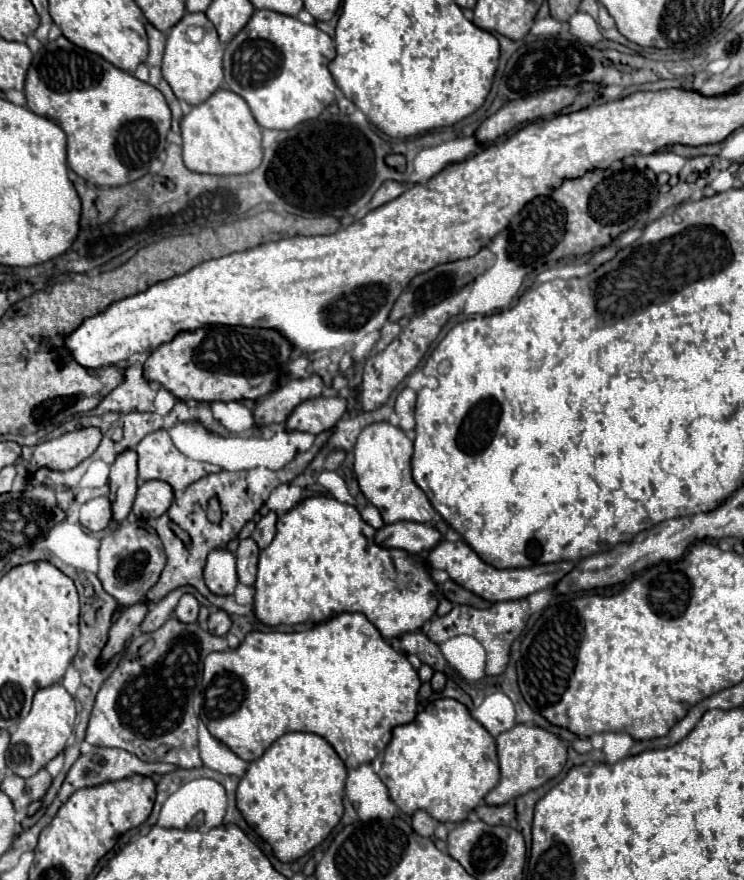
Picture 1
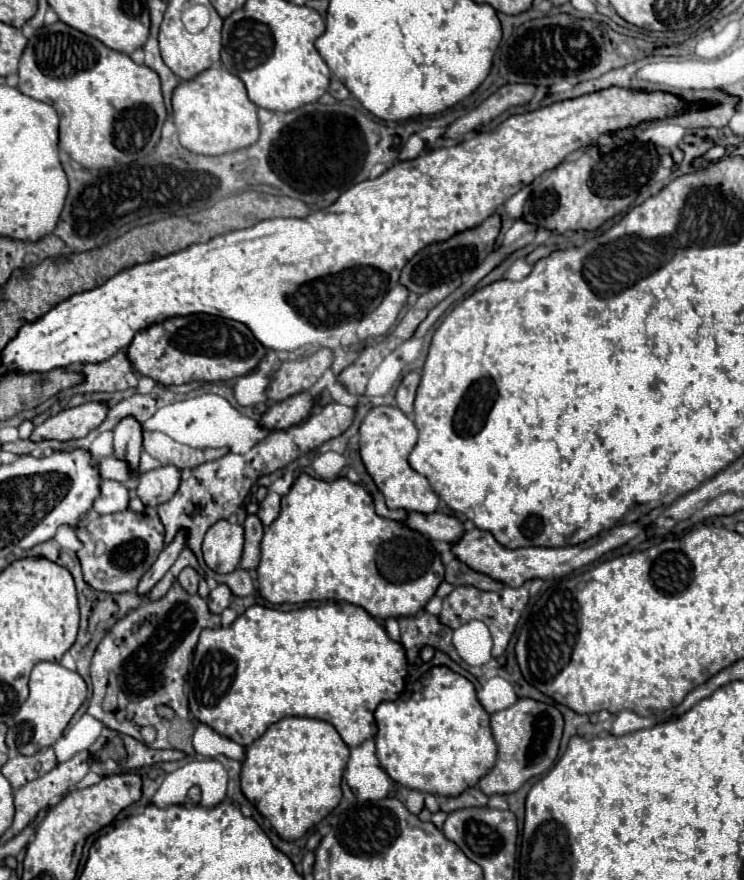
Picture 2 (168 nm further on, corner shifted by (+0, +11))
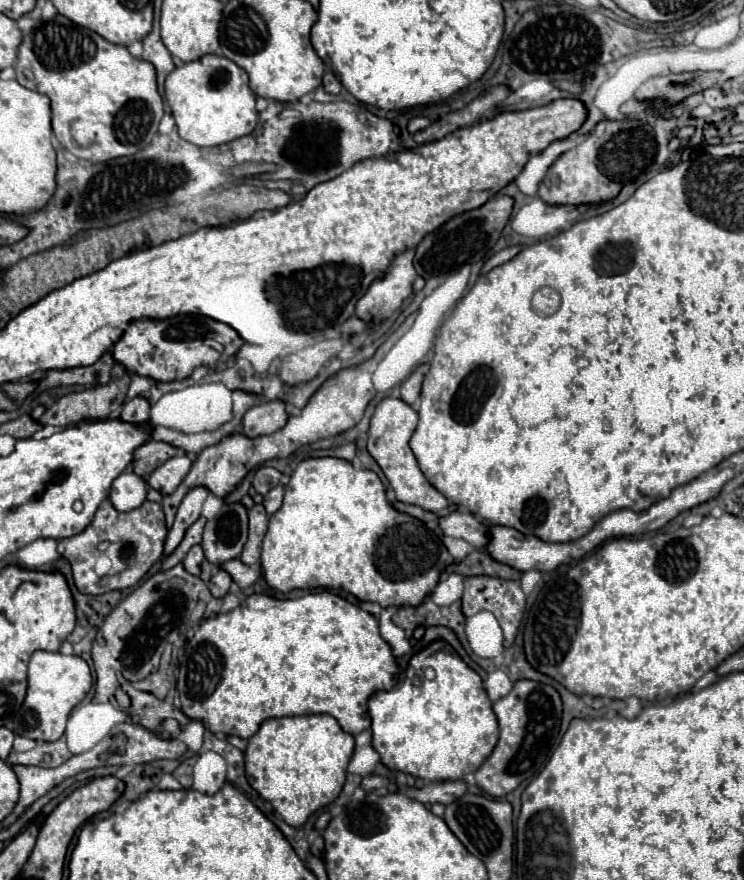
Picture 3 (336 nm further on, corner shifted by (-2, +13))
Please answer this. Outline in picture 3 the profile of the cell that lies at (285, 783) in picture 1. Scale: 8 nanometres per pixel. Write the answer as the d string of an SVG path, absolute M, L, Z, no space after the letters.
M331 715L267 719L249 739L245 751L245 775L251 787L263 799L271 801L291 827L299 827L311 813L337 799L345 785L353 747L353 735L345 733Z

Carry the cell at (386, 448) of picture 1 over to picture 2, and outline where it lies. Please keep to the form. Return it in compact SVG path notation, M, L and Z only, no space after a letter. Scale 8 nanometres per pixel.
M389 405L373 407L363 419L359 427L359 435L361 435L359 453L363 465L369 477L373 479L373 483L377 485L377 489L383 493L389 509L405 509L405 511L419 511L419 513L437 511L439 497L429 487L429 481L417 471L413 471L407 463L407 457L417 443L417 427L403 411Z

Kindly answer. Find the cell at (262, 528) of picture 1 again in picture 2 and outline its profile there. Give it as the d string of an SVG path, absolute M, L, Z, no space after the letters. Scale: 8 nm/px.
M269 491L269 495L267 495L267 497L263 499L263 503L259 505L257 515L259 515L259 519L261 519L261 523L263 523L265 529L267 529L267 527L275 521L275 517L279 515L279 501L281 501L281 497L279 497L277 493Z

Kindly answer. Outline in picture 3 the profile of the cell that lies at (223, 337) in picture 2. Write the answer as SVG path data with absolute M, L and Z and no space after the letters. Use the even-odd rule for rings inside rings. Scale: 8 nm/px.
M177 315L163 321L131 321L121 339L113 345L113 359L121 363L131 375L145 375L155 381L175 381L189 377L195 367L217 367L219 361L227 361L231 355L235 355L241 345L243 339L225 323L203 315ZM207 339L213 339L217 345L221 345L221 355L219 347L211 347Z

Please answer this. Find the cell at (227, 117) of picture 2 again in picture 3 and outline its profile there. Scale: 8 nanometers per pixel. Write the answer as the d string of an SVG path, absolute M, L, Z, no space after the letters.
M205 55L197 61L183 63L169 73L165 79L165 99L171 107L171 113L175 117L179 135L199 147L217 147L223 143L229 143L233 139L239 139L243 135L249 135L257 127L257 109L255 109L255 93L249 89L249 79L247 73L229 61L227 57L219 55Z

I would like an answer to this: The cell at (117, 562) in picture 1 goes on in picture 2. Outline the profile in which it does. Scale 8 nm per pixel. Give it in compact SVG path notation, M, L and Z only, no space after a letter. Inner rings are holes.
M147 507L143 513L133 511L121 511L113 515L99 515L95 517L85 529L79 531L79 539L83 541L83 549L77 553L83 567L85 581L99 591L107 593L123 593L123 591L135 591L139 579L155 563L159 557L159 551L163 549L163 525L157 517L157 511L153 507ZM97 543L105 543L105 553L95 555ZM101 573L117 573L117 575L101 575Z

